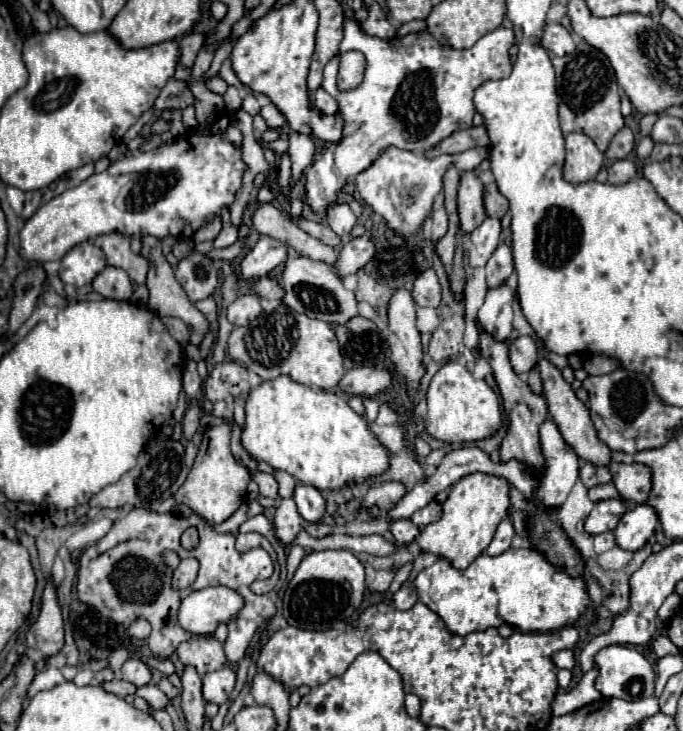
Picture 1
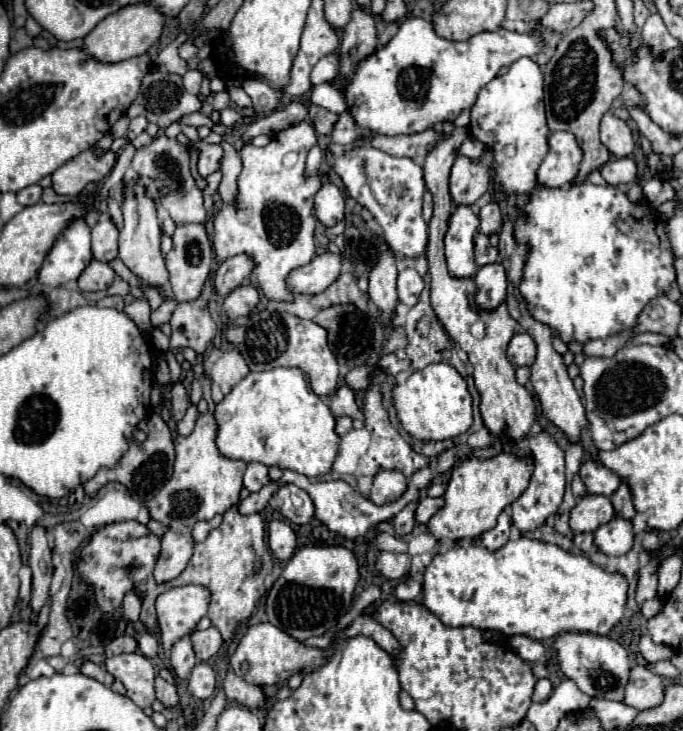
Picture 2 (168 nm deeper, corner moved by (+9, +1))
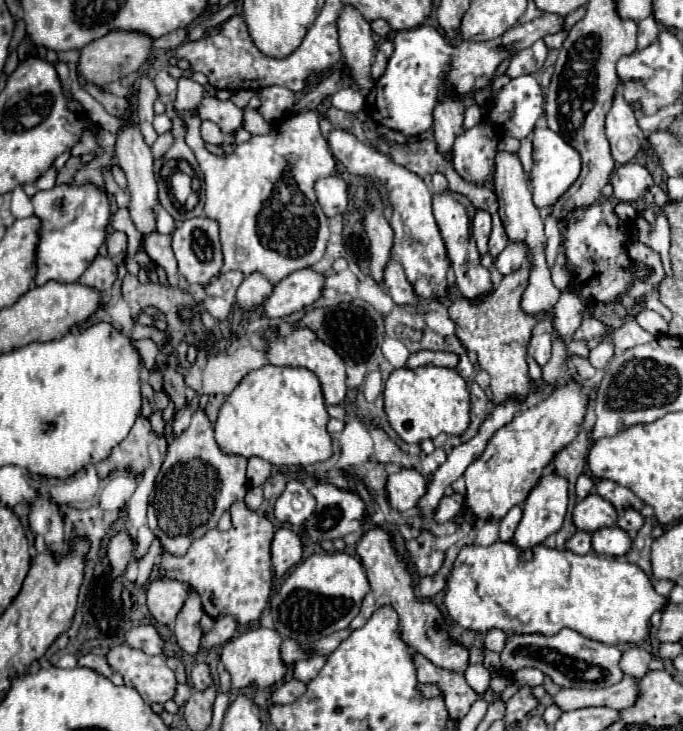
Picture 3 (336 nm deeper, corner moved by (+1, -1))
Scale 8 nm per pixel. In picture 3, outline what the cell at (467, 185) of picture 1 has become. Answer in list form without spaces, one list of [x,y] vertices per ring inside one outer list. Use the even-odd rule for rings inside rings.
[[[480,122],[478,126],[458,134],[450,152],[454,170],[464,180],[472,184],[482,184],[486,176],[492,174],[492,160],[498,138],[500,136],[490,122]]]

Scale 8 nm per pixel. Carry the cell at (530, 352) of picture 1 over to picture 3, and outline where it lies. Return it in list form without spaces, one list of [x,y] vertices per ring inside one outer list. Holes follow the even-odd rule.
[[[540,334],[540,336],[532,336],[530,344],[528,344],[528,354],[540,364],[544,366],[550,356],[552,356],[552,334]]]

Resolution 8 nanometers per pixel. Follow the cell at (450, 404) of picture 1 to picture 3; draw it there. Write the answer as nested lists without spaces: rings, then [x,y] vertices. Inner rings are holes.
[[[420,366],[416,370],[398,368],[386,380],[384,410],[392,430],[406,444],[420,444],[438,434],[462,434],[470,422],[470,394],[464,378],[452,368]]]

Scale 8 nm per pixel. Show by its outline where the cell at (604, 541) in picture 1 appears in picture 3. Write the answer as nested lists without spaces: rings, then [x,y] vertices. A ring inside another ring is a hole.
[[[578,530],[570,540],[566,540],[566,548],[576,552],[576,554],[588,554],[588,552],[592,552],[590,534],[584,532],[584,530]]]

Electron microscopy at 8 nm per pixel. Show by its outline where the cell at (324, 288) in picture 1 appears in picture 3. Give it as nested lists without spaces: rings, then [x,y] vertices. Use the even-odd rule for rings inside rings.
[[[294,112],[270,124],[270,132],[264,136],[252,136],[248,142],[240,144],[232,156],[216,156],[204,148],[204,140],[200,136],[200,118],[186,116],[186,144],[194,150],[200,170],[206,180],[206,202],[204,212],[208,218],[218,220],[224,266],[222,272],[238,270],[244,276],[252,272],[264,274],[272,284],[278,284],[288,274],[310,268],[316,264],[326,250],[328,242],[328,218],[324,216],[316,196],[314,182],[320,176],[332,174],[336,168],[336,160],[328,148],[326,138],[320,132],[316,112]]]

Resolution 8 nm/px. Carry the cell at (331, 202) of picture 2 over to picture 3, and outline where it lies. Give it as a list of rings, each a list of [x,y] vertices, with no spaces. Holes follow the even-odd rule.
[[[326,176],[318,178],[314,184],[318,204],[322,206],[326,216],[336,216],[342,214],[348,206],[348,192],[346,192],[346,182],[338,176]]]

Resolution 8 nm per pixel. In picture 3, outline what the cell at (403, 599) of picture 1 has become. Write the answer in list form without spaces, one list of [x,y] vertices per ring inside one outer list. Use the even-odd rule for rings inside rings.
[[[434,574],[434,576],[426,576],[422,578],[418,590],[420,590],[420,596],[424,598],[432,598],[434,594],[438,594],[444,586],[446,586],[446,580],[448,576],[446,574]]]

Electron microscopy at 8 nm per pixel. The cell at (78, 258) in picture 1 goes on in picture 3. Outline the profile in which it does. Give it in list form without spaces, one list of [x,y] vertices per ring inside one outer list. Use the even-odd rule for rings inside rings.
[[[56,184],[50,190],[38,190],[32,198],[34,216],[40,220],[38,228],[38,244],[36,244],[36,278],[34,282],[38,286],[46,284],[48,280],[56,282],[78,282],[78,278],[84,274],[88,264],[98,256],[100,246],[106,238],[106,226],[110,224],[110,202],[104,188],[96,184]]]

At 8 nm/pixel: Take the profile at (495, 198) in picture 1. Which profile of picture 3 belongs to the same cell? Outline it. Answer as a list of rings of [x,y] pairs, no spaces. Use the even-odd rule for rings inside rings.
[[[494,214],[492,216],[492,236],[488,242],[488,252],[492,258],[496,258],[504,248],[508,246],[508,236],[504,232],[504,226],[500,224],[500,216]]]

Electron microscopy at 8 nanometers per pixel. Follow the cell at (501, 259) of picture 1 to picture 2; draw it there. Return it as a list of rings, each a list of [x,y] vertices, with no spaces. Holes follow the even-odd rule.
[[[478,232],[476,234],[476,252],[474,252],[474,258],[476,258],[476,266],[482,268],[486,264],[496,264],[498,262],[498,248],[490,246],[488,242],[488,236]]]

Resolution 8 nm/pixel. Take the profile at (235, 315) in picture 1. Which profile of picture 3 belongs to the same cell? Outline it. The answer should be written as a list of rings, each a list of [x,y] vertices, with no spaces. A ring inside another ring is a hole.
[[[254,272],[250,276],[244,278],[244,282],[240,284],[238,288],[238,304],[242,310],[252,310],[252,308],[258,308],[272,292],[272,284],[260,274],[260,272]]]

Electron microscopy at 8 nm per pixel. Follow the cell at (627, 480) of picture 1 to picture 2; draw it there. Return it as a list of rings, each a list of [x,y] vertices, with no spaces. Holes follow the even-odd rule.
[[[622,482],[622,484],[618,486],[618,490],[610,496],[610,500],[612,500],[612,504],[614,504],[616,516],[628,518],[628,520],[634,518],[636,510],[634,510],[634,504],[632,504],[632,492],[630,492],[630,488],[628,488],[626,482]]]

